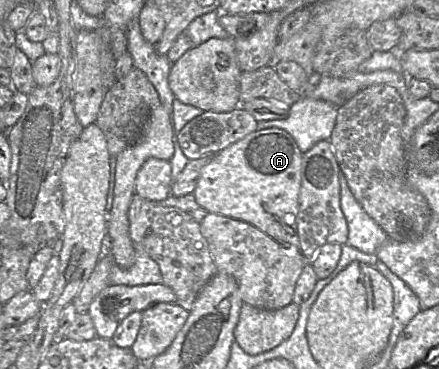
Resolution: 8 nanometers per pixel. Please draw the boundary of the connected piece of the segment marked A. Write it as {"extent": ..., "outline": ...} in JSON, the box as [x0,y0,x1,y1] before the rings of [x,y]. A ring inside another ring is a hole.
{"extent":[193,128,302,250],"outline":[[[279,128],[257,130],[212,156],[212,160],[201,170],[193,195],[208,213],[249,223],[281,246],[300,250],[297,214],[302,155],[295,140],[286,131]]]}

